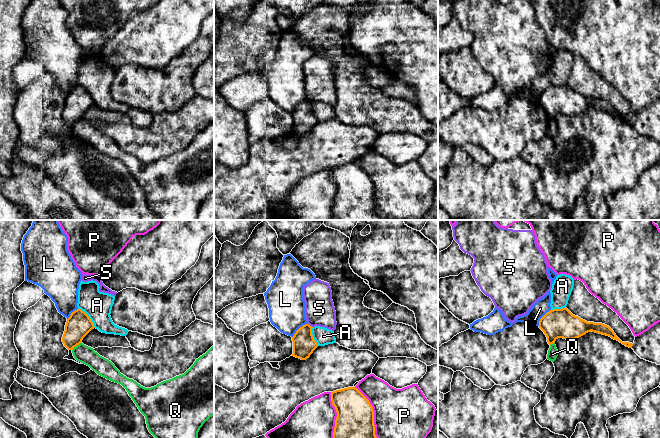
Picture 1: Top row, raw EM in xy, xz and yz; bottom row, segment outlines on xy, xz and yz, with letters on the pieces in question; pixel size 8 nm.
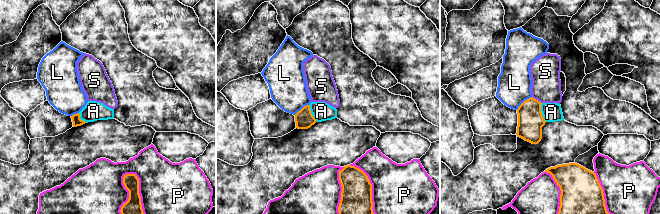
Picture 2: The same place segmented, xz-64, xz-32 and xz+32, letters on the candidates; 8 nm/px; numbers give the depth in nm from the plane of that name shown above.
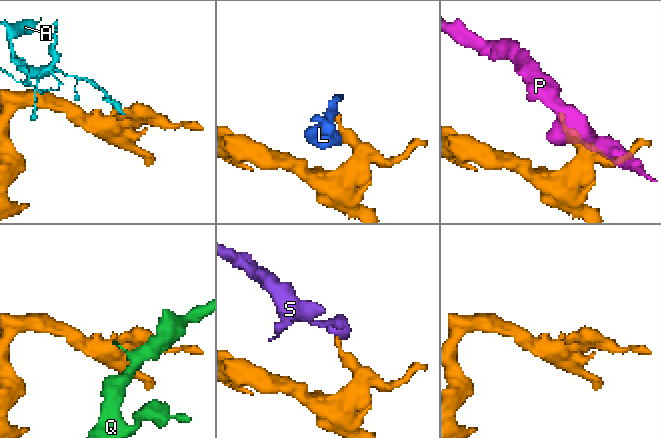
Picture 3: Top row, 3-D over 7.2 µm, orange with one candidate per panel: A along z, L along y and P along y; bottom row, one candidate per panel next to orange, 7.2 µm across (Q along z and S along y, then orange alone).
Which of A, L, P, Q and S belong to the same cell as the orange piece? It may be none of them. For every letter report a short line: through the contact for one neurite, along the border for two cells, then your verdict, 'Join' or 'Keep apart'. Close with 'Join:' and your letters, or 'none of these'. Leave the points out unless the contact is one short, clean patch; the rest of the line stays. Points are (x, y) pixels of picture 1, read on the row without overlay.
A: Line: xy (78, 84), (88, 92), (95, 103). Keep apart
L: Line: yz (550, 85), (540, 95), (538, 101). Keep apart
P: Keep apart
Q: Line: xy (81, 118), (72, 126). Keep apart
S: Line: xz (307, 99), (312, 103). Keep apart
Join: none of these

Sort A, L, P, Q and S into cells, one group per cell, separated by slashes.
A / L / P / Q / S

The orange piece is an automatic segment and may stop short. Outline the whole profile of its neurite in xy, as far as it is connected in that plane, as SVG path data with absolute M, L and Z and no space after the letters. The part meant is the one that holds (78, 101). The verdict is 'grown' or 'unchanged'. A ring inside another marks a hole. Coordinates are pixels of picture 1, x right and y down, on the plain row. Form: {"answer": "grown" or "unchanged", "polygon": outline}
{"answer": "unchanged", "polygon": "M75 86L71 89L65 101L62 113L64 122L68 126L73 126L74 123L82 119L83 114L94 104L93 98L84 87Z"}

